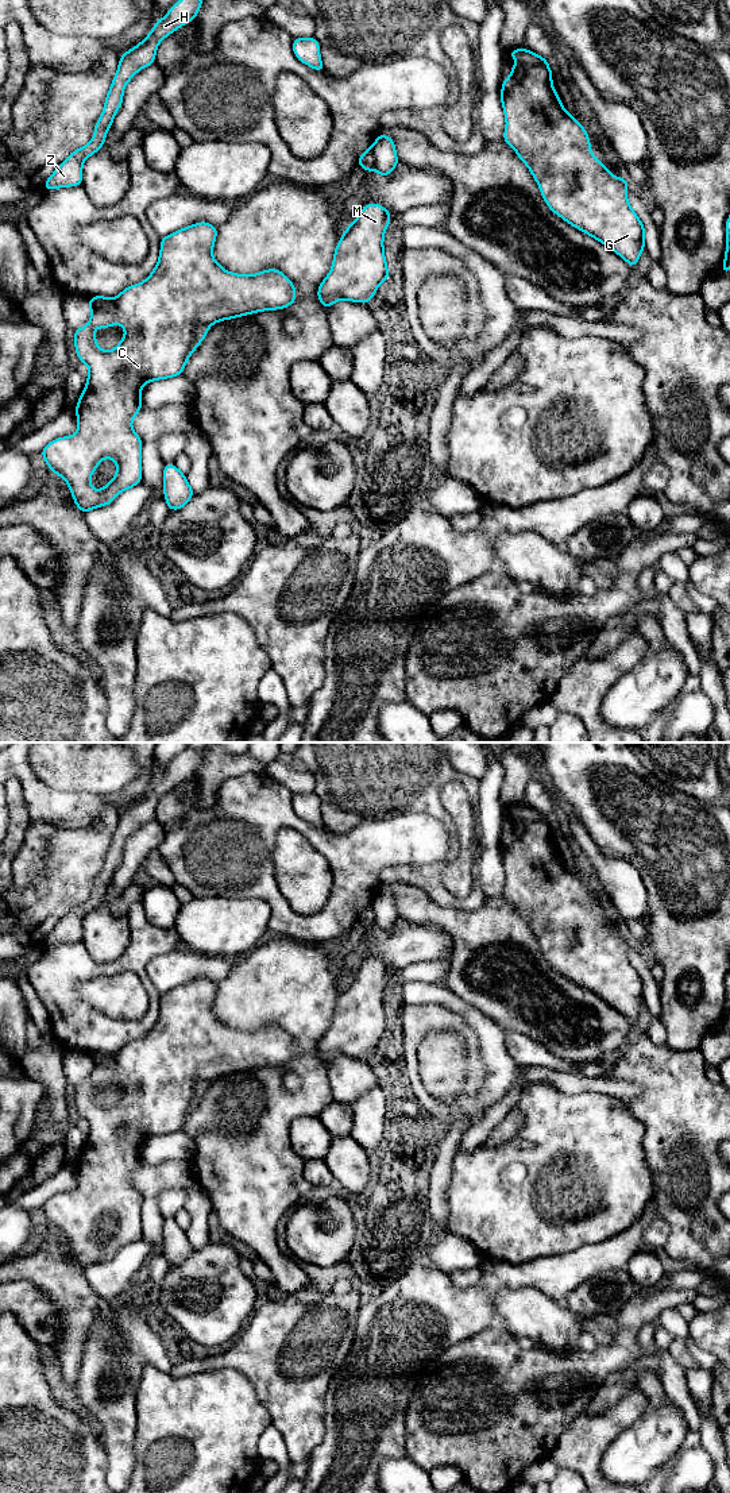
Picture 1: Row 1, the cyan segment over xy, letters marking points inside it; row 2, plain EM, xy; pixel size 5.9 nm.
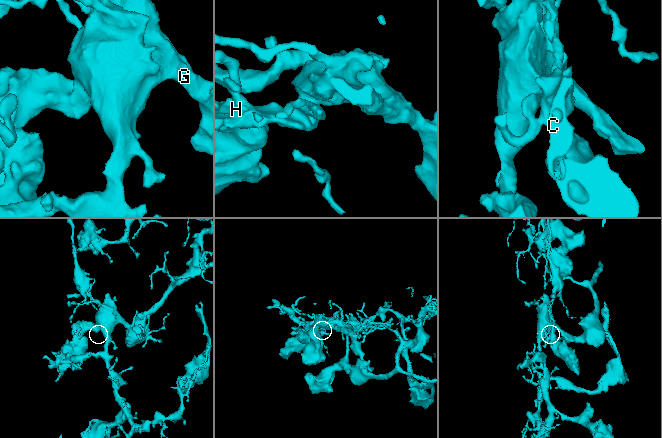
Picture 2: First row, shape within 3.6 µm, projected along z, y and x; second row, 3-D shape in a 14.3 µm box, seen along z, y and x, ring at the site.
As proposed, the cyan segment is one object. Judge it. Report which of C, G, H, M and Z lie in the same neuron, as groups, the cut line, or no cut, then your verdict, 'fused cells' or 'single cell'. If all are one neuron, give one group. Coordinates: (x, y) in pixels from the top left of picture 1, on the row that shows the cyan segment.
C G M / H Z | xy (373, 145), (374, 168) | fused cells

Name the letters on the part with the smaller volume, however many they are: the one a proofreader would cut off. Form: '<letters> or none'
H, Z

